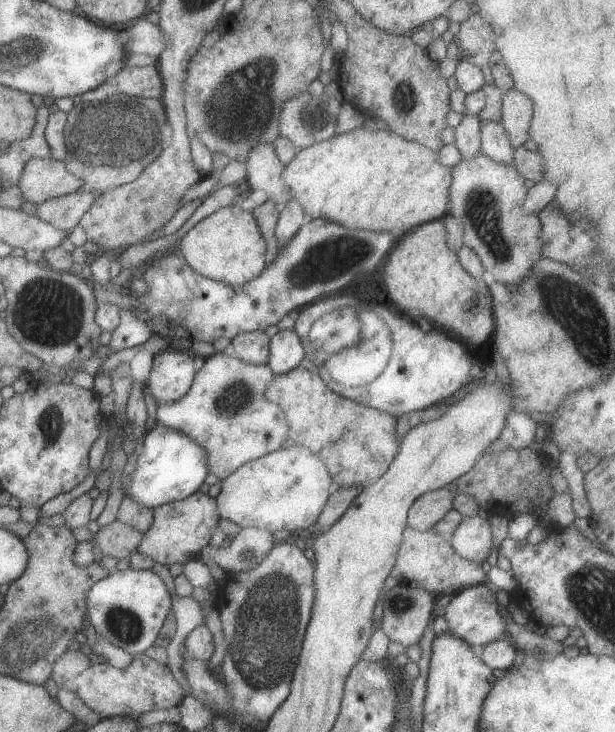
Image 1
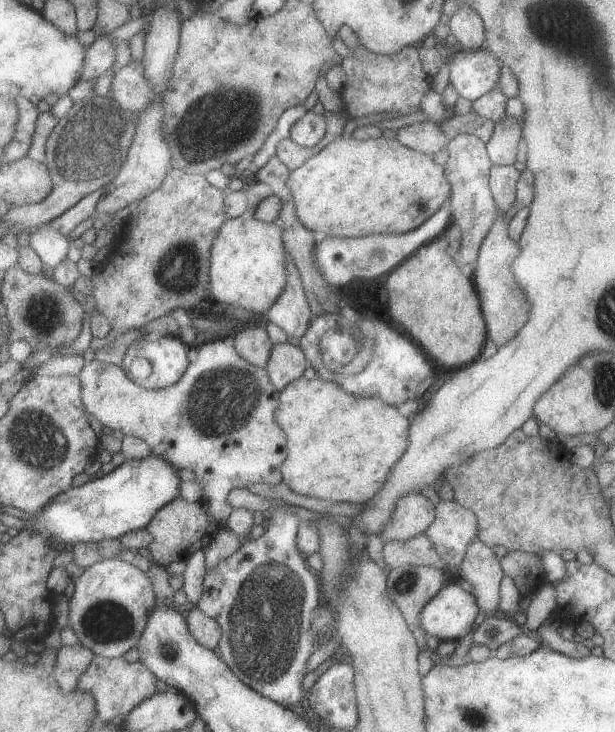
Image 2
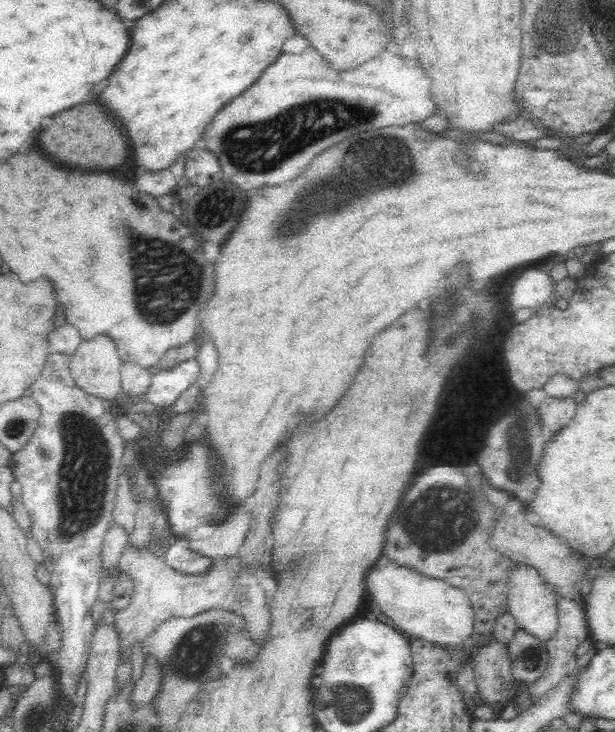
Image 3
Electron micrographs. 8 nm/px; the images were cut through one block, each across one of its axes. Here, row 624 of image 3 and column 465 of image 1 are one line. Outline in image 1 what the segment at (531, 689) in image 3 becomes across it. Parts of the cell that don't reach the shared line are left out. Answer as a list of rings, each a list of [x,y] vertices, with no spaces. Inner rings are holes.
[[[406,526],[403,539],[392,568],[392,577],[417,589],[425,589],[434,595],[452,594],[462,588],[486,582],[486,566],[464,559],[442,536],[433,531],[418,531]]]

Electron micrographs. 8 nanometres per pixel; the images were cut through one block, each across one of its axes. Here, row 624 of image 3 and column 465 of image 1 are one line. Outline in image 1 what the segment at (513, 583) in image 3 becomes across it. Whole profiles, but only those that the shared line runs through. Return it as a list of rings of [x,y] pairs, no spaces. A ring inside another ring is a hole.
[[[485,515],[464,517],[450,536],[451,546],[464,559],[485,565],[492,551],[492,528]]]

